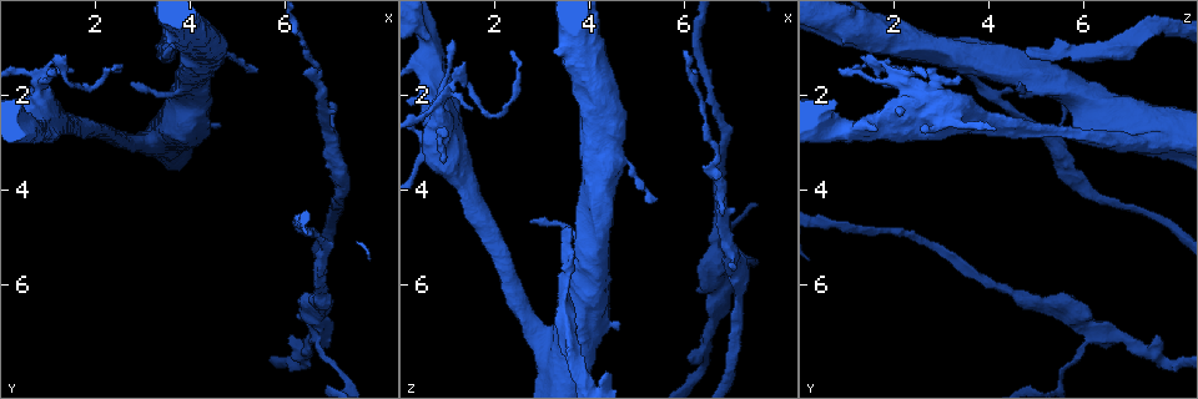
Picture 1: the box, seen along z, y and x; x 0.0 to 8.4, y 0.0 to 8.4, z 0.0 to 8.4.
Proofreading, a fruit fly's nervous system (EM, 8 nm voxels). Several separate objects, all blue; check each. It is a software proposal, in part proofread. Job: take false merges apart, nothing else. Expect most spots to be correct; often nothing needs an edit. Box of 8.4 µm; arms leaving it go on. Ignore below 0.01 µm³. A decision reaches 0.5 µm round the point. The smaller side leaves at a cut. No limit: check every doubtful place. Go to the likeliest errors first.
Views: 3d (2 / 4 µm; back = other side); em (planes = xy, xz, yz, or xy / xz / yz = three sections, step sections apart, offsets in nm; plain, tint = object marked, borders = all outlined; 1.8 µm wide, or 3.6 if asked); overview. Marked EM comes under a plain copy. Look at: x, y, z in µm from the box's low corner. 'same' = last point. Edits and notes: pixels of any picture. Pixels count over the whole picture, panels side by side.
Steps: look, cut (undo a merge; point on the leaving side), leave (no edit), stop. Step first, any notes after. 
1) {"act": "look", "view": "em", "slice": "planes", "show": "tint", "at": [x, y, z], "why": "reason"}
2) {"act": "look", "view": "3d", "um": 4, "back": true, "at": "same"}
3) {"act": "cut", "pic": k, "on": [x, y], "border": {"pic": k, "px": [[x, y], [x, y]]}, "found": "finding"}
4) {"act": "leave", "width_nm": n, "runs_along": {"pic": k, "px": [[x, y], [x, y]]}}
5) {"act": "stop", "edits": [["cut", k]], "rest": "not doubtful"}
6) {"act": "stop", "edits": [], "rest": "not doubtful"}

{"act": "look", "view": "em", "slice": "yz", "step": 4, "show": "tint", "at": [6.85, 2.75, 5.15], "why": "sudden change in width"}

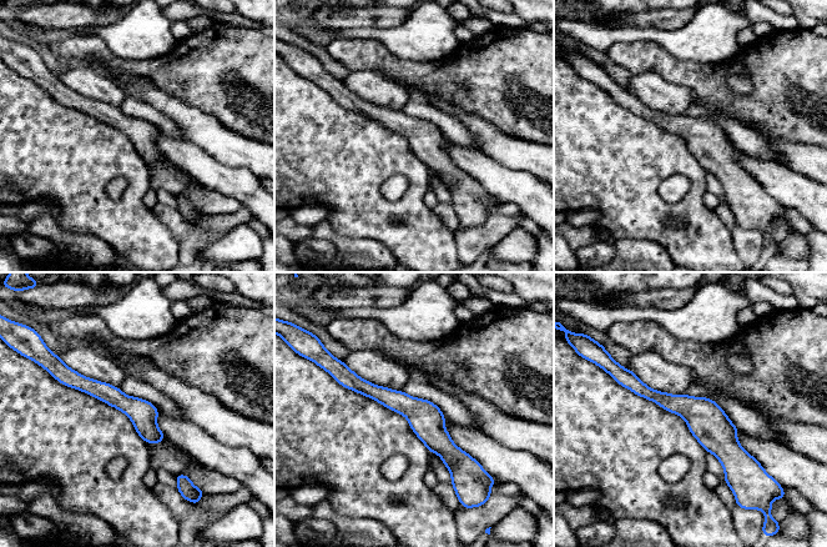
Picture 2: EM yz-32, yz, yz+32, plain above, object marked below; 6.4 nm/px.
{"act": "look", "view": "em", "slice": "planes", "show": "tint", "at": "same", "why": "another direction"}

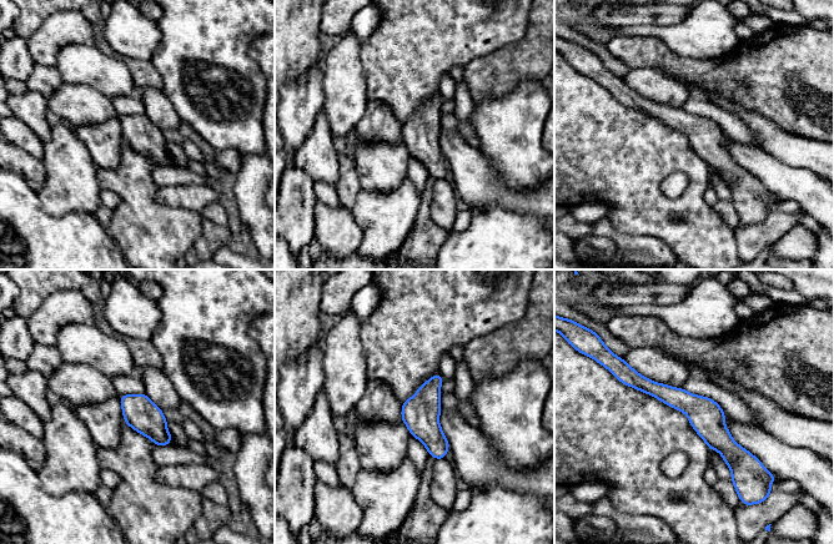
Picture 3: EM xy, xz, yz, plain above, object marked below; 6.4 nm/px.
{"act": "leave", "found": "all the same cell"}

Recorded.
{"act": "look", "view": "3d", "um": 2, "at": [0.90, 1.55, 1.95], "why": "arms part here"}

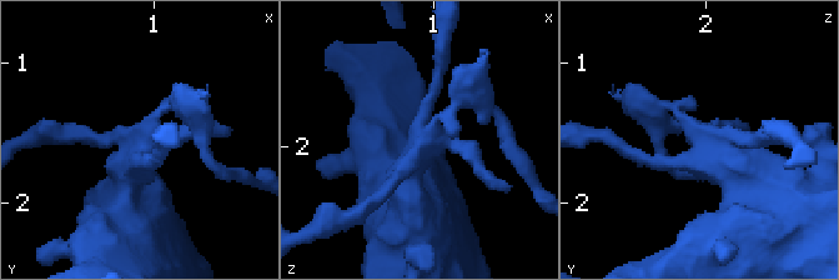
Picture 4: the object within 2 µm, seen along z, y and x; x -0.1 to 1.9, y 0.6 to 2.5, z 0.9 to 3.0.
{"act": "look", "view": "em", "slice": "yz", "step": 8, "show": "tint", "at": [0.94, 1.62, 1.98]}

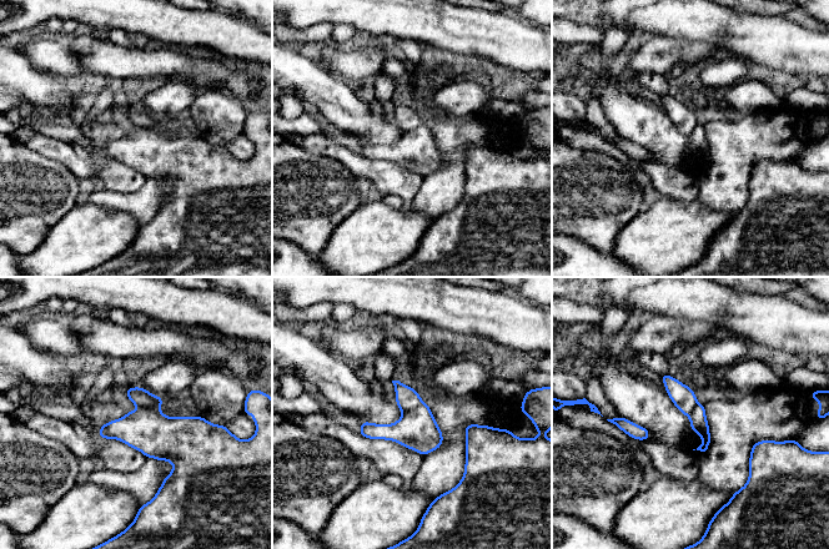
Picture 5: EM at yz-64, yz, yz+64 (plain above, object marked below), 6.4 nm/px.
{"act": "look", "view": "em", "slice": "planes", "show": "tint", "at": "same"}

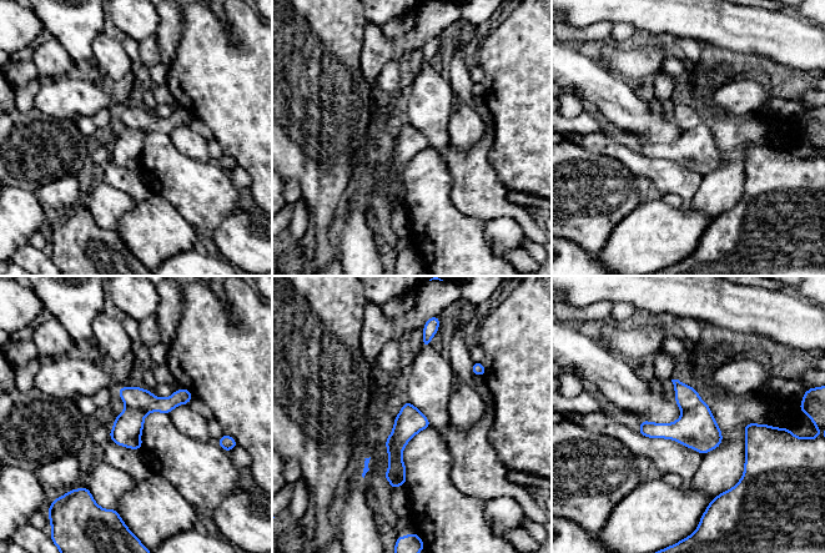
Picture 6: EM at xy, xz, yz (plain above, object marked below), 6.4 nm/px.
{"act": "cut", "pic": 6, "on": [135, 397], "border": {"pic": 6, "px": [[126, 406], [141, 408], [146, 413]]}, "found": "two cells meet here"}

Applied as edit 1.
{"act": "look", "view": "em", "slice": "planes", "show": "tint", "at": [6.70, 7.05, 6.25], "why": "sudden change in width"}

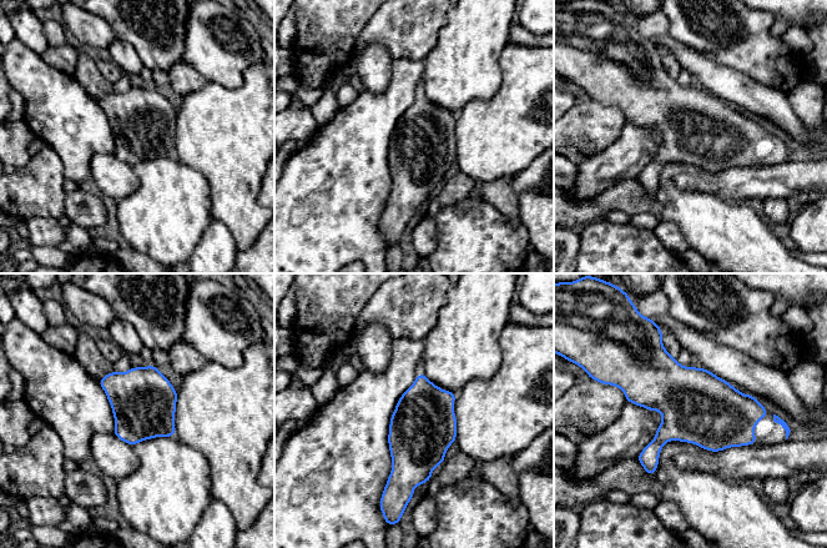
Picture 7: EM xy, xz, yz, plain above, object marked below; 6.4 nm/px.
{"act": "leave", "found": "continuous, no second cell"}

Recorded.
{"act": "stop", "edits": [["cut", 6]], "rest": "not doubtful"}

